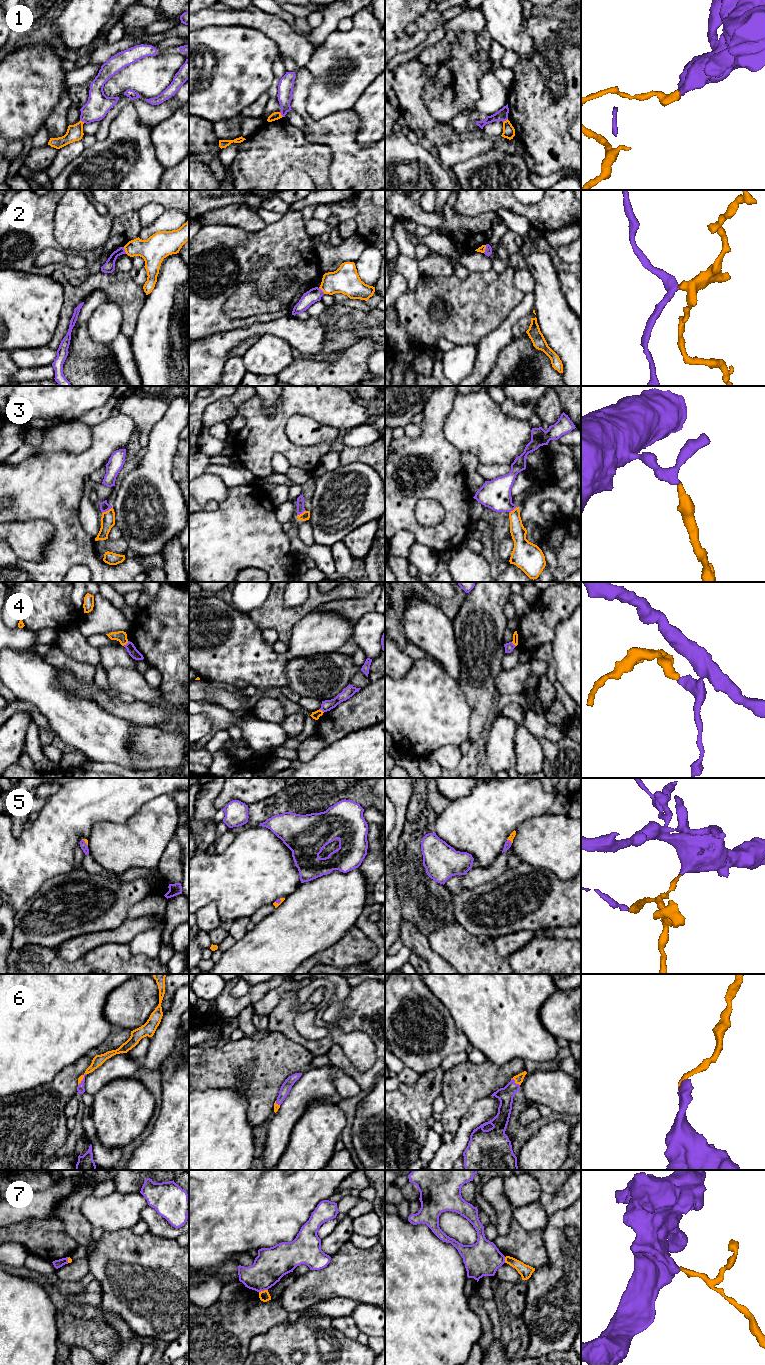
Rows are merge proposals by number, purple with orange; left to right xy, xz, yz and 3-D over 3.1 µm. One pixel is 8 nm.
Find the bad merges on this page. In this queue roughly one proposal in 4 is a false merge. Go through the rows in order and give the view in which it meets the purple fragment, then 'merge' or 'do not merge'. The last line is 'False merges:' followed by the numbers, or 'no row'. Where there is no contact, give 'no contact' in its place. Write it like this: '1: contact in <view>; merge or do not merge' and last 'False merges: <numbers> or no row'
1: contact in xz; do not merge
2: contact in xy; do not merge
3: contact in xy; merge
4: contact in xy; do not merge
5: contact in xz; merge
6: contact in xy; merge
7: contact in xz; do not merge
False merges: 1, 2, 4, 7

